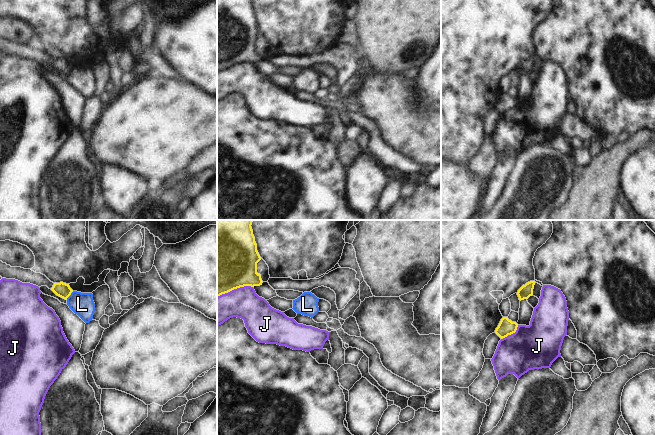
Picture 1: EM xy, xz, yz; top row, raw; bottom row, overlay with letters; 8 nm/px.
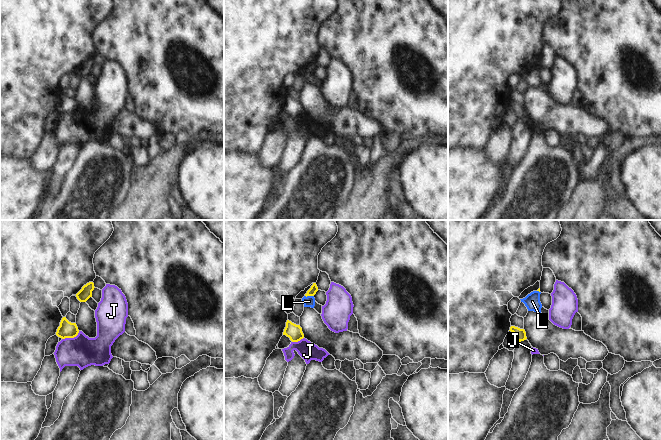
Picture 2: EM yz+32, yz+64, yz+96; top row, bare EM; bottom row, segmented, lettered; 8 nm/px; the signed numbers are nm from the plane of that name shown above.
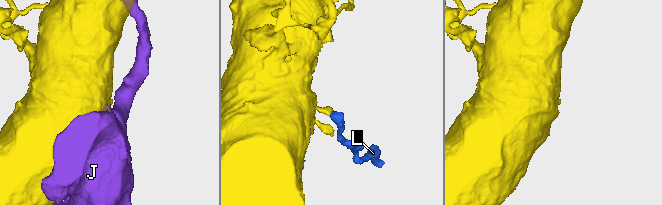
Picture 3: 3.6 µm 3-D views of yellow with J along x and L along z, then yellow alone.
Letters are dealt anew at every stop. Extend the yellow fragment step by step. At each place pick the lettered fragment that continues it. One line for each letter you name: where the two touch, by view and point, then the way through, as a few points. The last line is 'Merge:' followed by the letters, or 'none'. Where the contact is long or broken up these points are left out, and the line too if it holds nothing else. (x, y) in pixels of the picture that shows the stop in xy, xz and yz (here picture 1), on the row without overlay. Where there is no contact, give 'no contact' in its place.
Merge: none

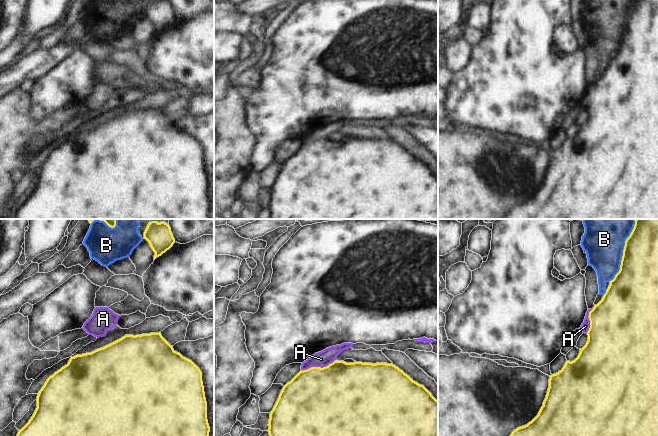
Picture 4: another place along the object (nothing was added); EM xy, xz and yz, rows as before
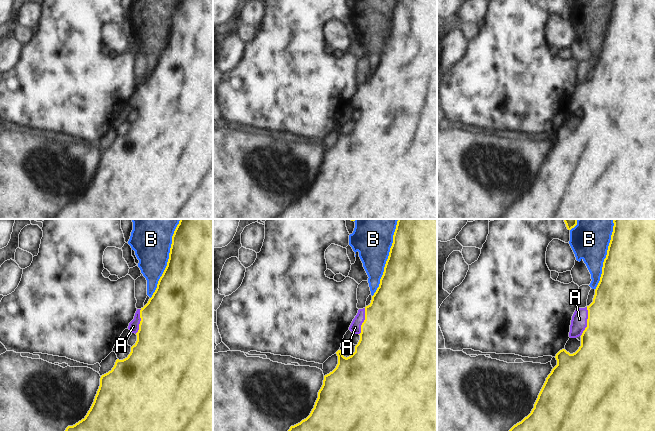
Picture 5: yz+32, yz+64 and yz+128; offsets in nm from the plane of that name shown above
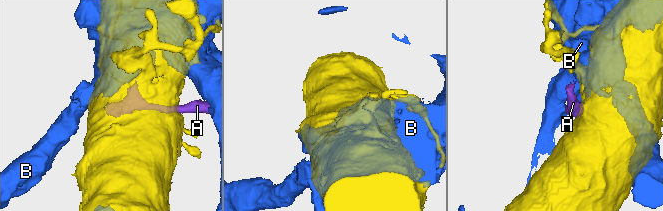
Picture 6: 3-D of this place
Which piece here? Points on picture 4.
A: contact xz (317, 143); way xz (318, 174), (317, 143), (321, 139), (321, 135)
Merge: A

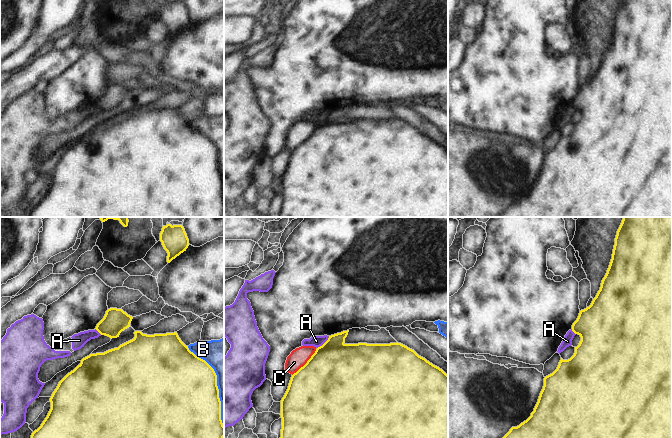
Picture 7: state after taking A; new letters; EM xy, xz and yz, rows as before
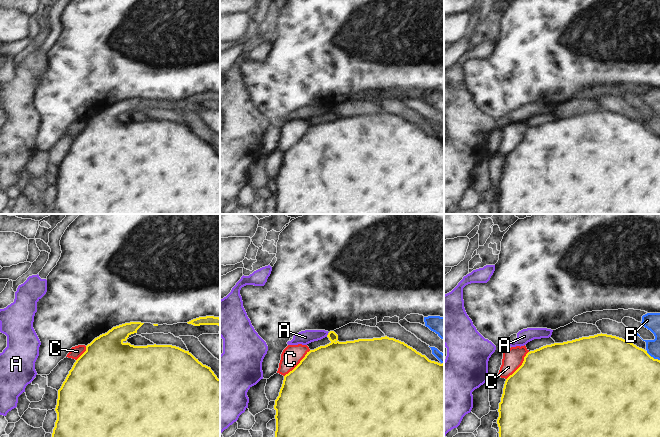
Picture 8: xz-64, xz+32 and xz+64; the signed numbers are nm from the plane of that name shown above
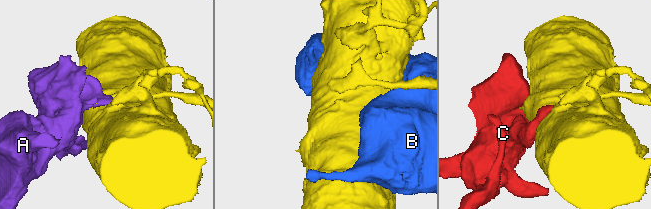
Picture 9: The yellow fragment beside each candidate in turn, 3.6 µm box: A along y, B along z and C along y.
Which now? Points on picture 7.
Merge: none

